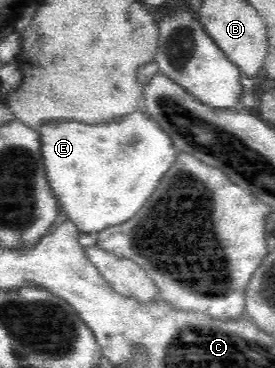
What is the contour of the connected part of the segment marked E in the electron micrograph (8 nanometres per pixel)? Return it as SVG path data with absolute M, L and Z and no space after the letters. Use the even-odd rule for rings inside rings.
M142 109L109 123L47 122L39 127L39 133L48 185L60 209L81 233L94 236L131 219L179 154L166 131Z

